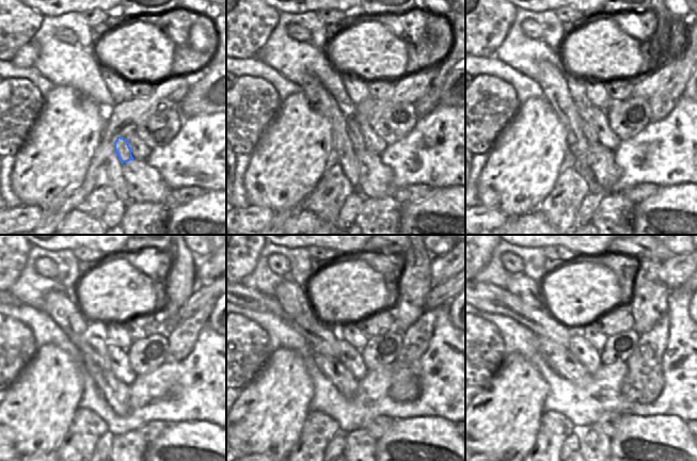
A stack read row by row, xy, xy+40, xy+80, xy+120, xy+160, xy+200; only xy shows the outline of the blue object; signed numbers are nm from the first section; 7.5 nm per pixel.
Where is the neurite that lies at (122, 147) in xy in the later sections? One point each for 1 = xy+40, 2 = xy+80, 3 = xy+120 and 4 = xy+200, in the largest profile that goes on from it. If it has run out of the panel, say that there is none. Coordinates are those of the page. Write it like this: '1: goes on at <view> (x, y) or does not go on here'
1: goes on at xy+40 (353, 132)
2: goes on at xy+80 (588, 130)
3: goes on at xy+120 (92, 343)
4: goes on at xy+200 (489, 298)

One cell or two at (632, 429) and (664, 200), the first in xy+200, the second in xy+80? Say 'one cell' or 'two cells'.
one cell

